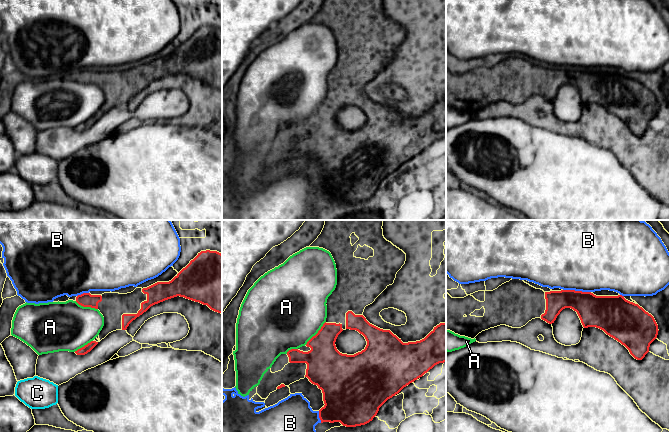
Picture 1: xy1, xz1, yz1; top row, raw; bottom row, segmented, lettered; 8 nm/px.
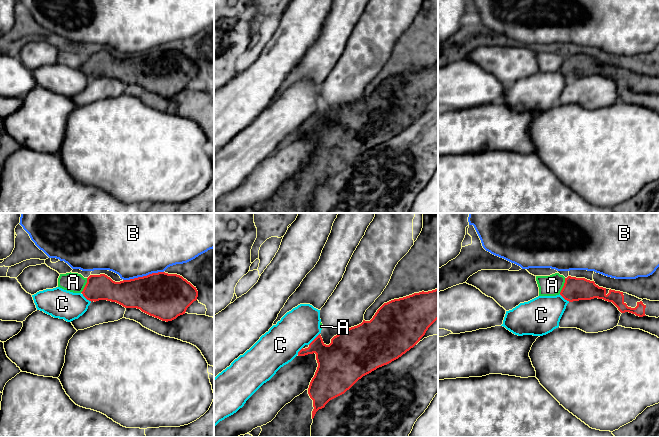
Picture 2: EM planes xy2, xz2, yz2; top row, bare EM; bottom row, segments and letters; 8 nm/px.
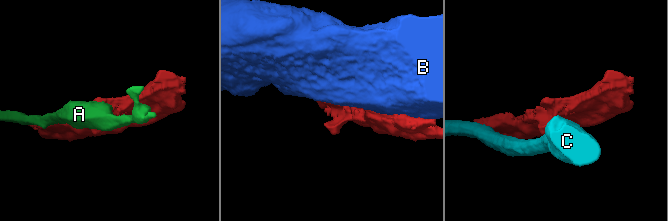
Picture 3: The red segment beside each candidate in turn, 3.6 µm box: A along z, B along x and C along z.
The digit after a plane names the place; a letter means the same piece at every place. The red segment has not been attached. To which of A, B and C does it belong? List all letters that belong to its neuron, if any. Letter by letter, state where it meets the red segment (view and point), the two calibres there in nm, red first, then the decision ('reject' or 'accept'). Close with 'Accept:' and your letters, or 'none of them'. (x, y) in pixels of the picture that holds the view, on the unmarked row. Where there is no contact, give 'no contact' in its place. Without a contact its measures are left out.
A: contact xz1 (317, 109); calibres 300 and 480 nm; reject
B: contact xy2 (143, 52); calibres 380 and 440 nm; reject
C: contact xz2 (314, 115); calibres 300 and 300 nm; reject
Accept: none of them

